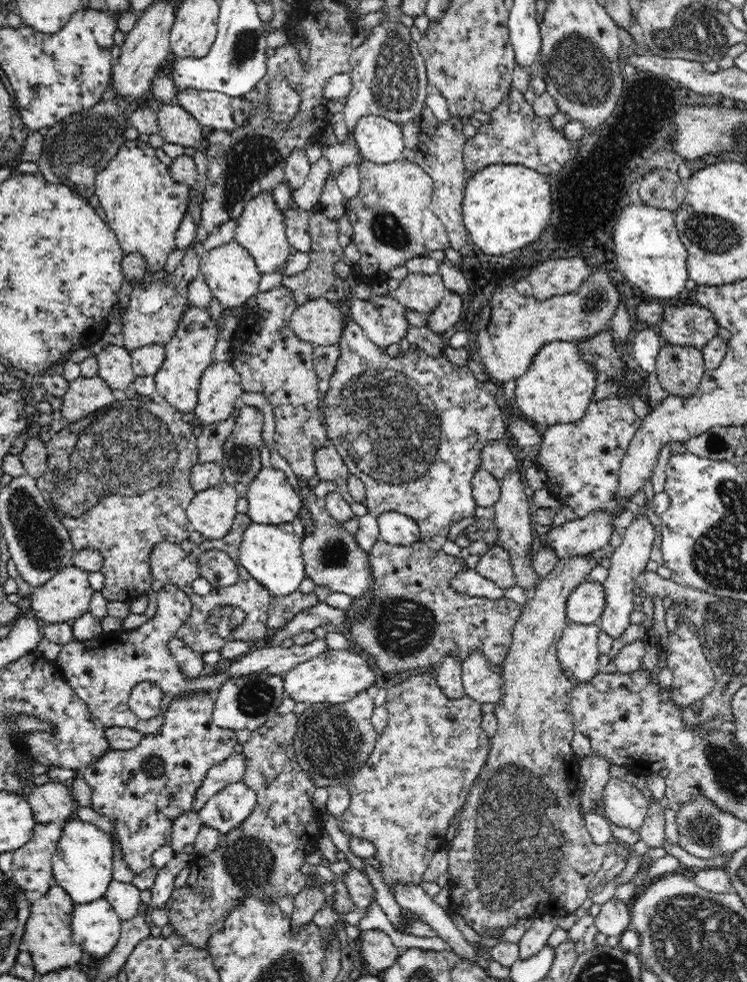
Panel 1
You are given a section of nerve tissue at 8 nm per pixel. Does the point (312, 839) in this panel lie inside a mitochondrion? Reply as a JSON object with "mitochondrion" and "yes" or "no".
{"mitochondrion":"no"}

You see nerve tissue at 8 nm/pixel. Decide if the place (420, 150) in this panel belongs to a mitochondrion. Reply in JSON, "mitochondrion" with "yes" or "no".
{"mitochondrion":"no"}

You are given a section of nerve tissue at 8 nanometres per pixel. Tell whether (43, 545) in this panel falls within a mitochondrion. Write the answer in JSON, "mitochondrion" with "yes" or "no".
{"mitochondrion":"yes"}

